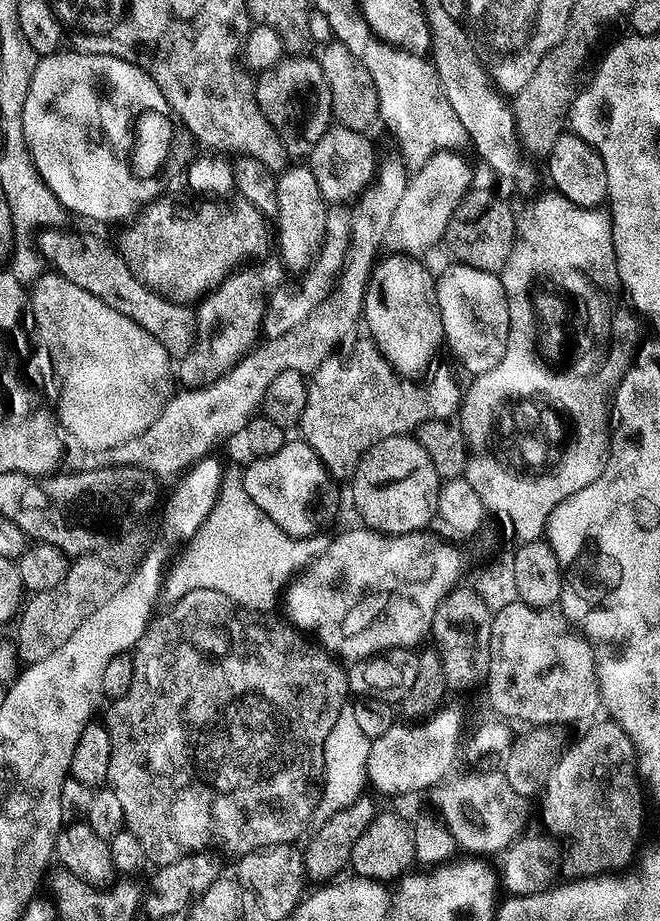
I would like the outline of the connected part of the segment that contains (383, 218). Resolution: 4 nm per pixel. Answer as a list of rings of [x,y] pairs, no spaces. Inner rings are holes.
[[[399,159],[396,160],[388,160],[385,164],[383,161],[379,165],[378,182],[373,183],[351,209],[348,249],[340,277],[332,287],[332,293],[318,307],[310,310],[310,318],[306,318],[306,322],[278,339],[268,340],[264,344],[266,346],[261,345],[222,378],[206,387],[179,389],[168,400],[162,414],[138,438],[108,450],[85,453],[81,469],[138,468],[153,472],[162,480],[177,477],[209,455],[220,438],[239,435],[244,430],[261,409],[266,391],[278,375],[287,370],[297,370],[310,376],[328,356],[333,355],[335,347],[355,330],[356,324],[358,328],[361,323],[372,269],[381,259],[386,230],[390,230],[390,218],[394,218],[402,190],[406,190],[408,185],[409,169]]]

